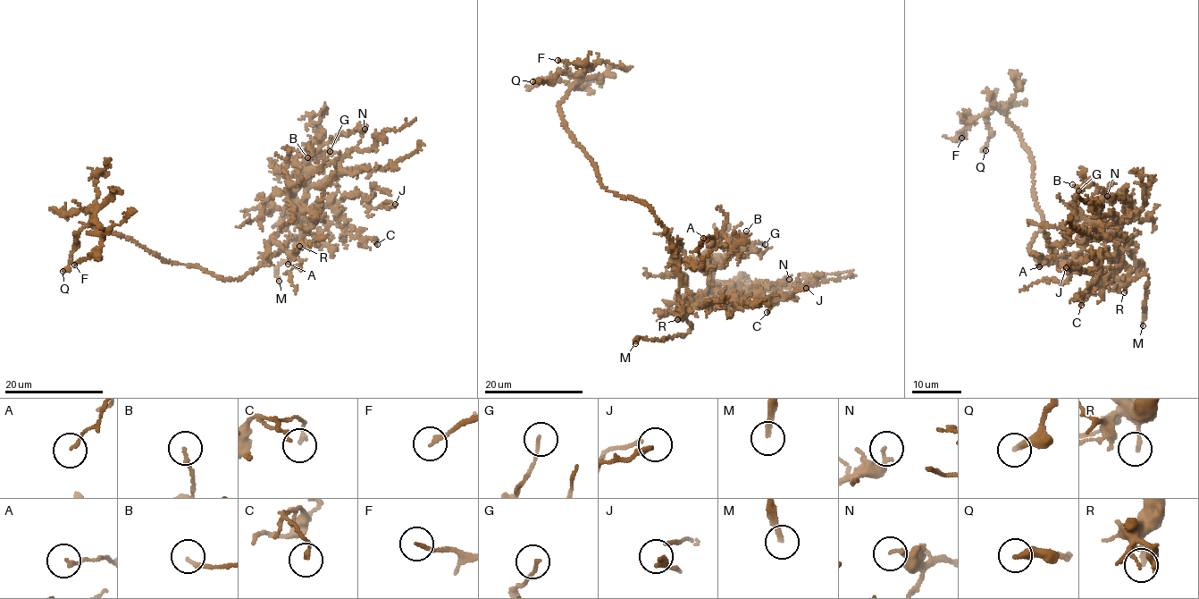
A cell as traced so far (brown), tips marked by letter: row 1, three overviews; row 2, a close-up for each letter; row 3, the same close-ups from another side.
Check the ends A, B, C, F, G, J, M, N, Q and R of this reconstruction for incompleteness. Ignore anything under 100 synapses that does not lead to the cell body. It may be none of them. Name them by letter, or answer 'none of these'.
M

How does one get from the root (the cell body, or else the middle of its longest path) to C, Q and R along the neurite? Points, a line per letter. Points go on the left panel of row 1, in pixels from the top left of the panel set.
C: (251, 272), (265, 259), (264, 253), (275, 237), (313, 206), (331, 206), (363, 239), (374, 238), (377, 244)
Q: (251, 272), (231, 280), (171, 263), (96, 228), (90, 217), (96, 208), (78, 233), (62, 271)
R: (251, 272), (268, 257), (280, 253), (292, 238), (299, 241), (299, 246)

